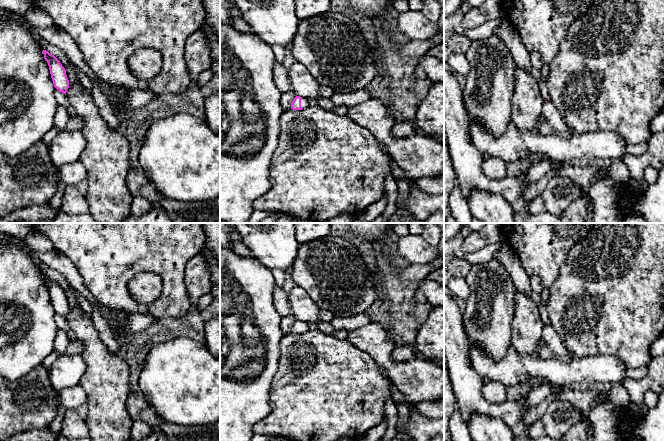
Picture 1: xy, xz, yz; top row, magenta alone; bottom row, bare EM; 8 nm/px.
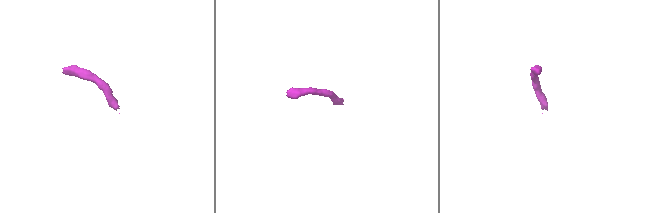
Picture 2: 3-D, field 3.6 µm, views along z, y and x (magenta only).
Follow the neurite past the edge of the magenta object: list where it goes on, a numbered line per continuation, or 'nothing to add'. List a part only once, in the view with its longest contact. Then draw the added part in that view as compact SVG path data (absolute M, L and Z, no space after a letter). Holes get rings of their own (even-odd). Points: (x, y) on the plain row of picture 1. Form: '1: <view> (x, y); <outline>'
1: xz (305, 327); M302 321L302 323L301 323L301 331L303 333L305 333L305 332L307 332L309 330L310 330L310 324Z

